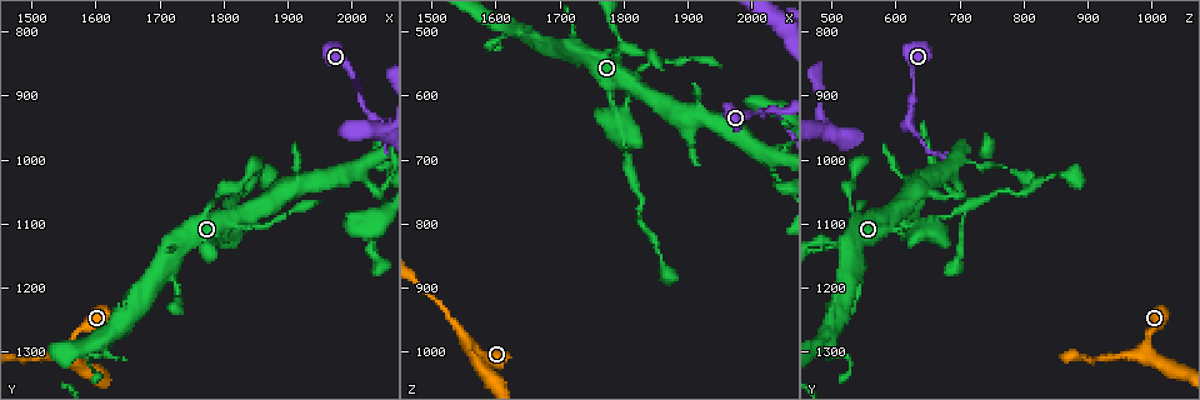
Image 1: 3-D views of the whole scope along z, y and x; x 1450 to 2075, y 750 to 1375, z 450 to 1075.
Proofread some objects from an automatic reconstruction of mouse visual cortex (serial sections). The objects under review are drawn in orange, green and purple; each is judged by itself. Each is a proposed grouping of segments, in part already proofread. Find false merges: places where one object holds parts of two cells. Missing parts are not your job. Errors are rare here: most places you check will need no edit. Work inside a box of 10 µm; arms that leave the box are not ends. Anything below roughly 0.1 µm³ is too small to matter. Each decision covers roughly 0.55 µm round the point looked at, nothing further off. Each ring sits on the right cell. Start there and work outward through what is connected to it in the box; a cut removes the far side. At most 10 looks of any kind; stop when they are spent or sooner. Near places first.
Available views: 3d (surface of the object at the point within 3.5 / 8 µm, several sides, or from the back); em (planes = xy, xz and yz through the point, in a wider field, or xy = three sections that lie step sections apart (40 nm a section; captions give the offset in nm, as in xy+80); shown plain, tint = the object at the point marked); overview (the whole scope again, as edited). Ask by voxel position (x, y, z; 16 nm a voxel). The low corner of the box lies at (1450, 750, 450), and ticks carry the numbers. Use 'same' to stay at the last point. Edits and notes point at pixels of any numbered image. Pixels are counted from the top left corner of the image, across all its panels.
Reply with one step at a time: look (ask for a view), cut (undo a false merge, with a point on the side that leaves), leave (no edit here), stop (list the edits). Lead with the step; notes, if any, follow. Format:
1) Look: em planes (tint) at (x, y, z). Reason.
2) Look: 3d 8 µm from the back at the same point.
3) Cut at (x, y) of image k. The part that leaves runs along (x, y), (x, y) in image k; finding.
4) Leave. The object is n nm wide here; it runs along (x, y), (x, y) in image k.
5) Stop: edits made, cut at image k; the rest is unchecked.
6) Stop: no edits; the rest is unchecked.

Look: 3d 3.5 µm at (1805, 1115, 615). A narrow waist.

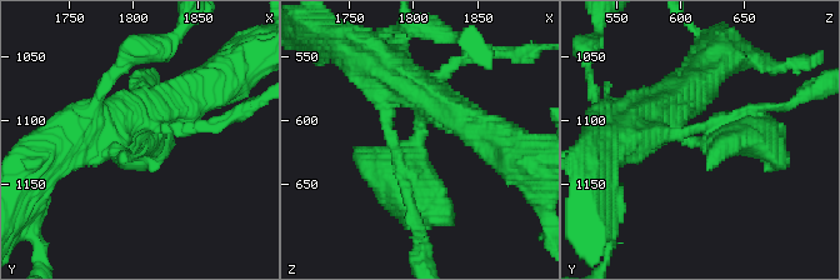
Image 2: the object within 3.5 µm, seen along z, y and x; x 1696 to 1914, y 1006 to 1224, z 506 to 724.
Look: em xy step 3 (tint) at (1804, 1118, 610). Shape alone is not enough.

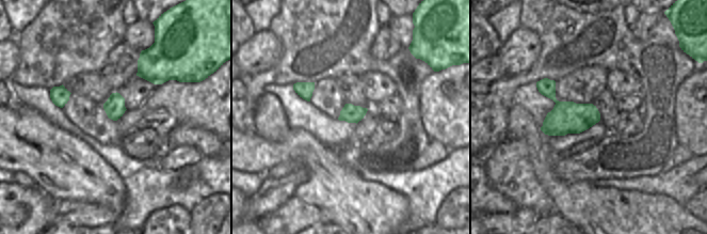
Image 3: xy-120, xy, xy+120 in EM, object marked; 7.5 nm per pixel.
Leave. It runs along (405, 80), (428, 96), (413, 201) in image 2; all the same cell.

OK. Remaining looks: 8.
Look: 3d 3.5 µm at (2035, 935, 620).

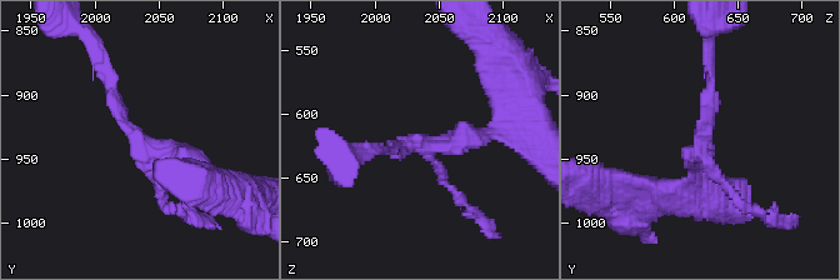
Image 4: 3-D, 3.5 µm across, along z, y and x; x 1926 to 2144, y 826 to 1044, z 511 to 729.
Look: em planes (tint) at (2036, 938, 624).

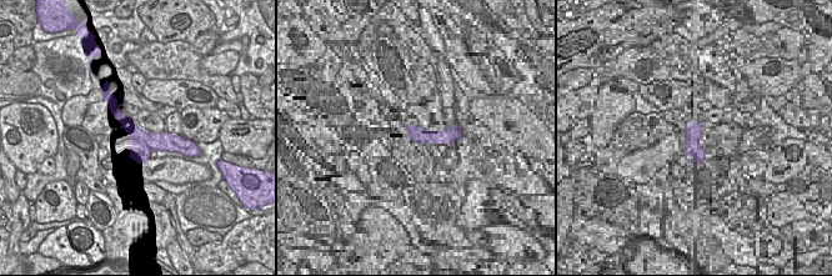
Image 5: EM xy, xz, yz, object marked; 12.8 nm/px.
Leave. The object is 320 nm wide here; it runs along (103, 70), (130, 131), (188, 170) in image 4; one cell here.

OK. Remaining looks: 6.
Look: 3d 3.5 µm at (1715, 1160, 535). Branch point.

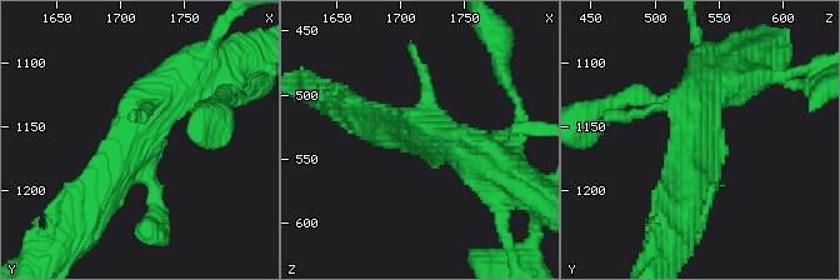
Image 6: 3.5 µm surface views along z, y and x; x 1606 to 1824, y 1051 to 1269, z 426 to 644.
Look: em xy step 5 (tint) at (1712, 1158, 532).

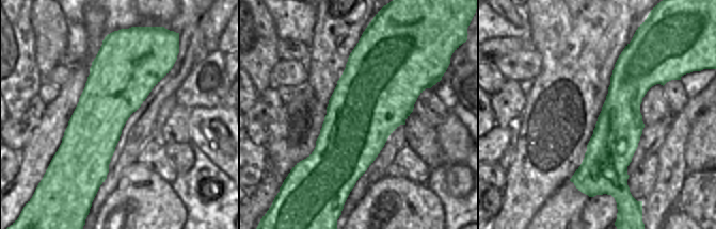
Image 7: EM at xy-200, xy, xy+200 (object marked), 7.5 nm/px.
Leave. It runs along (621, 58), (620, 125), (598, 184) in image 7; all the same cell.

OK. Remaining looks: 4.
Look: 3d 3.5 µm at (1555, 1300, 990). Thin neck.

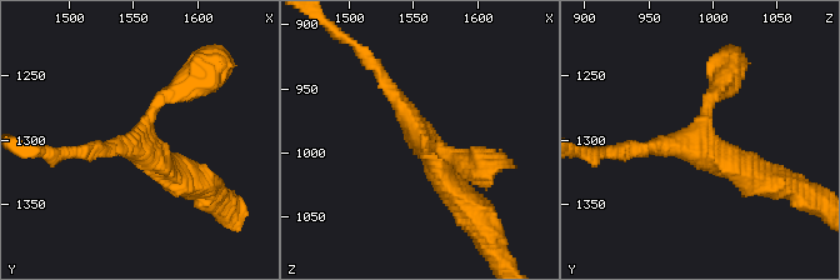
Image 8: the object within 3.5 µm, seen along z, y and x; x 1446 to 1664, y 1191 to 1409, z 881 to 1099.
Look: em xy step 5 (tint) at (1558, 1300, 990). 3 arms meet here; the arms are 150, 200, 350 nm wide.

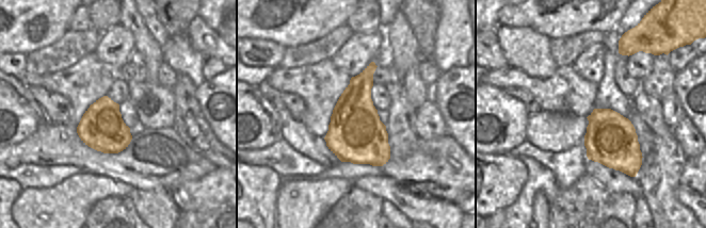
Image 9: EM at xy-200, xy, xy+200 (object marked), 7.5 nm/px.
Leave. It runs along (720, 83), (698, 140), (755, 179) in image 8; one cell here.

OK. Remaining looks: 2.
Stop: no edits; the rest is unchecked.

